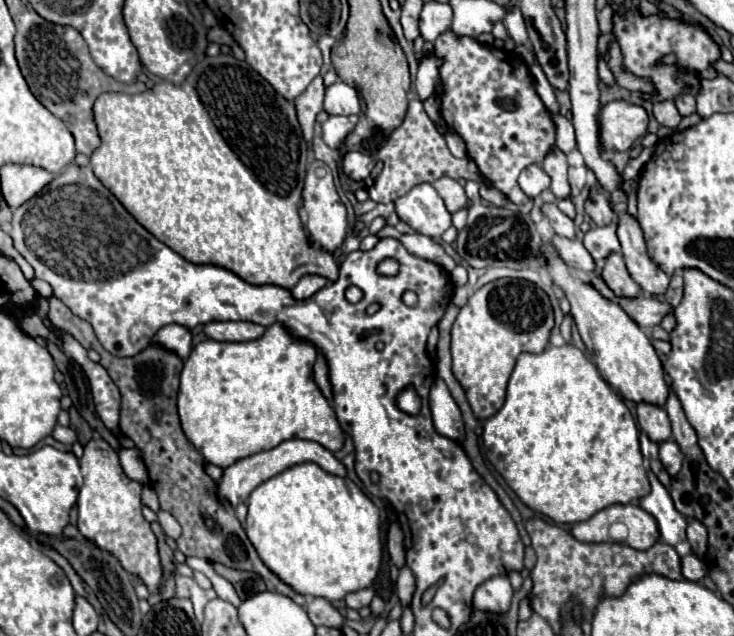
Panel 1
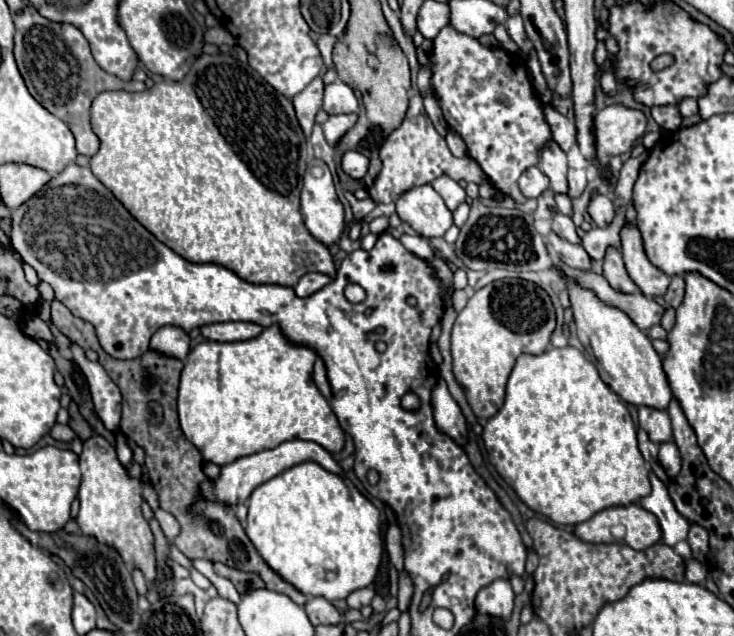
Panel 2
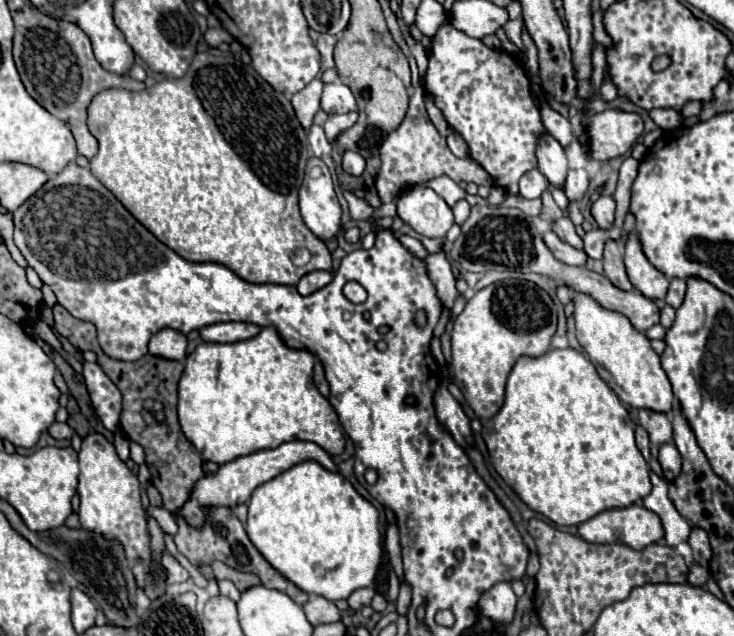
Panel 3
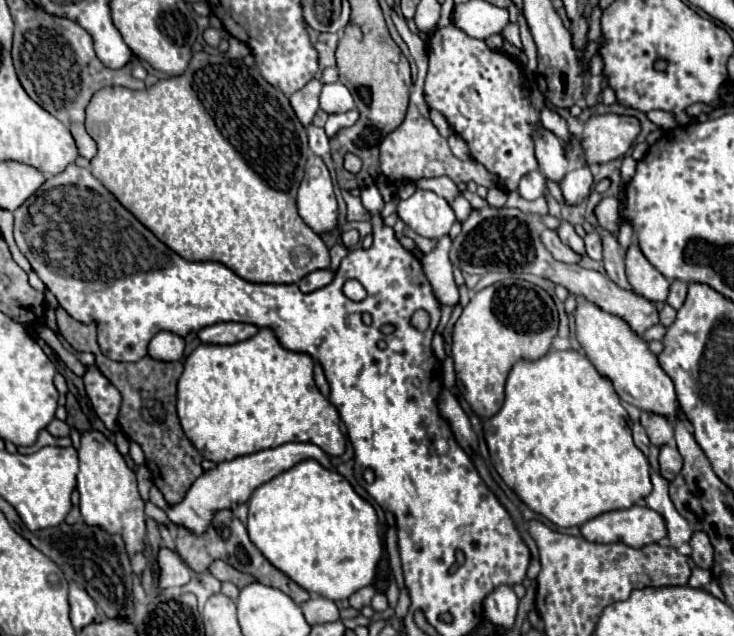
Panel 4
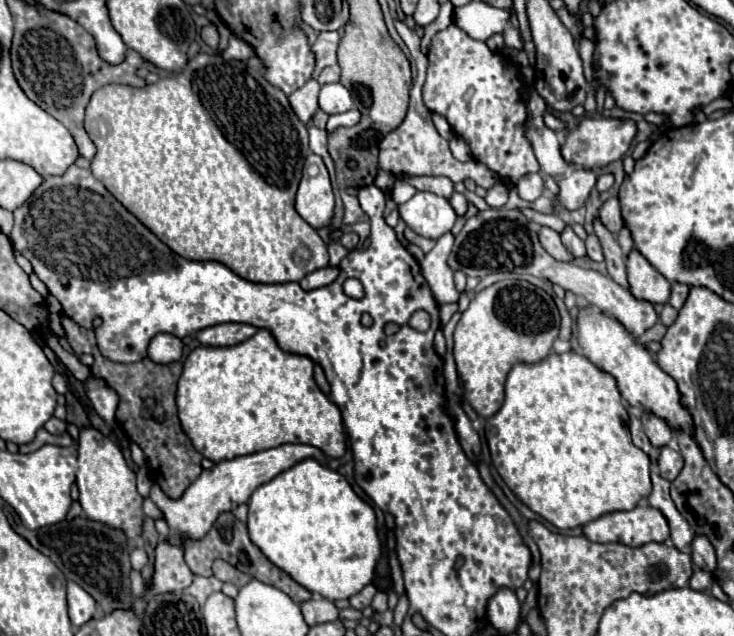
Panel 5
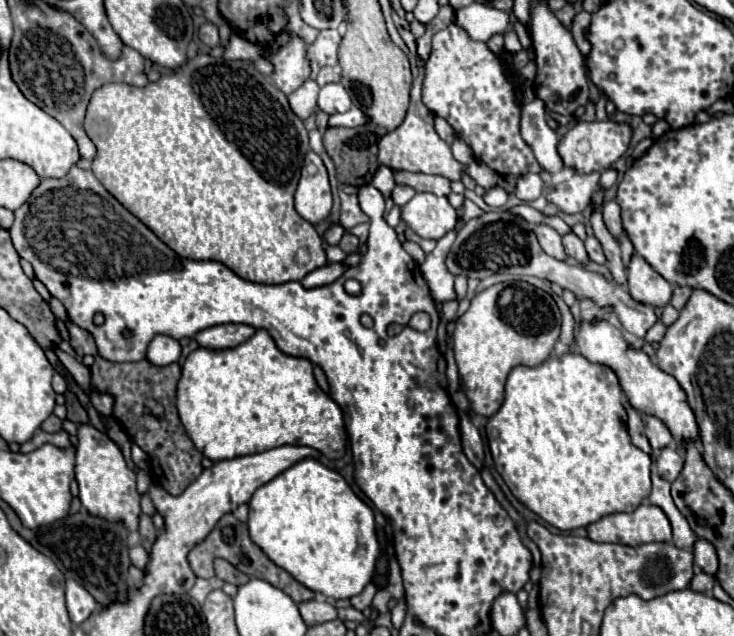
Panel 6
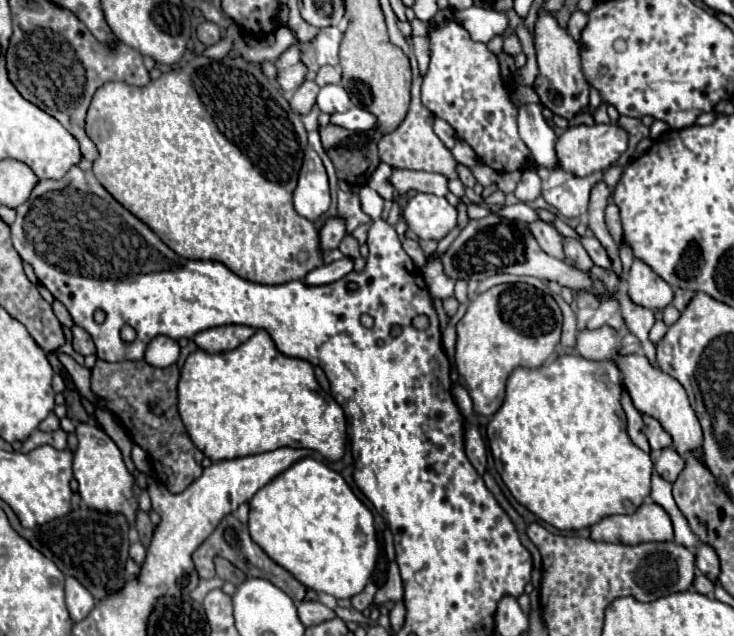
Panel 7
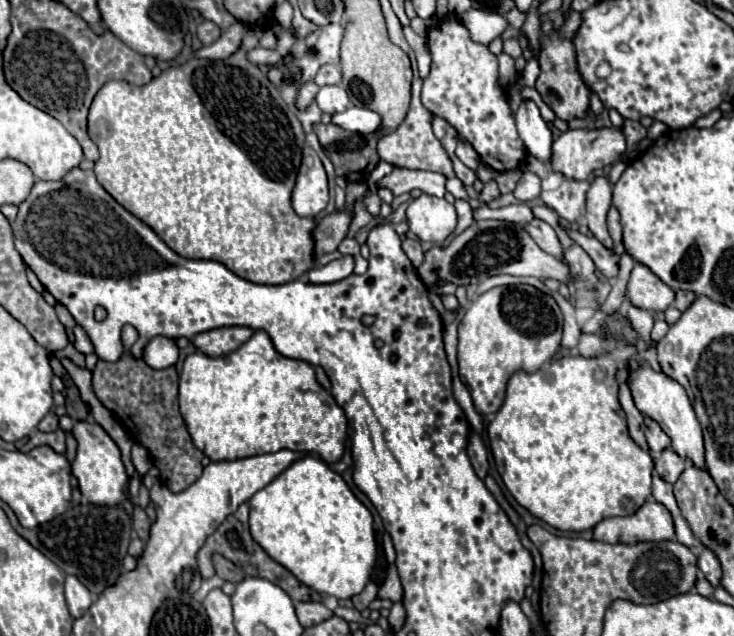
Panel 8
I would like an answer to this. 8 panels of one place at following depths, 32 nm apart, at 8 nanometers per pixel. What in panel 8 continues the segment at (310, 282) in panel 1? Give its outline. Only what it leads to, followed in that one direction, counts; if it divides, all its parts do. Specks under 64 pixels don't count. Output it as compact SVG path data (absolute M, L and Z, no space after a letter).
M342 256L338 260L328 262L326 266L320 268L312 268L308 272L310 282L314 284L332 284L332 282L340 282L344 278L348 278L354 270L354 256Z

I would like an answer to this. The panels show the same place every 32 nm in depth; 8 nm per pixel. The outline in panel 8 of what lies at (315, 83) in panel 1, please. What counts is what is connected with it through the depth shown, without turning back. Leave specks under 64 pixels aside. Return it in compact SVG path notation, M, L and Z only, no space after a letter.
M314 82L302 84L302 88L300 88L298 96L296 96L296 106L298 106L298 108L306 108L306 106L314 100L314 96L318 94L318 90L320 90L320 88L318 88Z

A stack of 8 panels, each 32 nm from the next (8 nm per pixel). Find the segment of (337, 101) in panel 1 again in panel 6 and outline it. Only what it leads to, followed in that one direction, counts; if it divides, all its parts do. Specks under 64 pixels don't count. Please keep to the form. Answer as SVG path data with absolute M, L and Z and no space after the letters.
M326 84L324 88L320 88L318 108L322 112L326 112L326 114L346 112L346 110L350 110L350 106L352 106L350 96L342 84Z

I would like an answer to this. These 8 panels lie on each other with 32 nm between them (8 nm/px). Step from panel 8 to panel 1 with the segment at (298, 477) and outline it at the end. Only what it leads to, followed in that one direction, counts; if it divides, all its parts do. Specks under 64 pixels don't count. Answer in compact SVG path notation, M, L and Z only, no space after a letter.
M314 462L296 464L274 478L262 482L248 498L246 534L262 562L304 596L320 596L328 602L346 598L346 594L368 588L380 568L382 542L380 518L372 500L350 480L324 472Z

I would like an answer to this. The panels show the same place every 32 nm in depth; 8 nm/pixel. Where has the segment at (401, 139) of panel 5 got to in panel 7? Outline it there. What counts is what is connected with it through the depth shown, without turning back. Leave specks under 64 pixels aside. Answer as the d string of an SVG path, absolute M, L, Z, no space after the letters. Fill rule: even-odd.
M416 78L412 82L412 102L404 122L390 134L384 134L378 142L380 160L390 164L392 168L408 168L408 170L424 170L424 172L438 172L446 178L458 178L456 174L456 160L452 158L450 150L440 142L440 138L432 130L432 112L422 106L420 102L420 84L422 80ZM479 162L474 168L471 169L474 177L477 179L483 187L490 186L492 182L496 182L496 178L498 178L498 172L496 170L492 170L486 164Z

